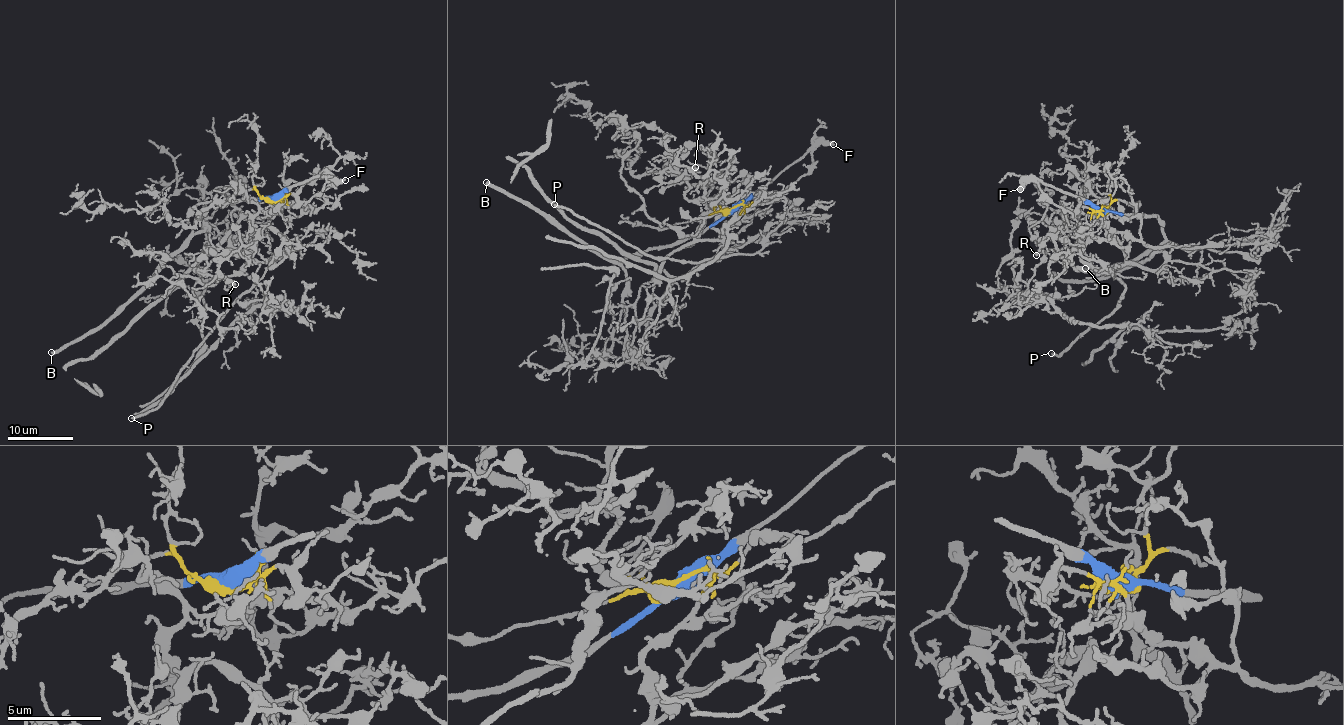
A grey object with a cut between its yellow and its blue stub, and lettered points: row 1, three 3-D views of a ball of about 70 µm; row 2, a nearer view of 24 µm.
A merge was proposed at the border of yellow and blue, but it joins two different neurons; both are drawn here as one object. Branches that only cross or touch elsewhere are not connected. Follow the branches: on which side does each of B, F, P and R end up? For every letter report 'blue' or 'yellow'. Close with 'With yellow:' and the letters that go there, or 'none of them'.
B: blue
F: blue
P: yellow
R: yellow
With yellow: P, R

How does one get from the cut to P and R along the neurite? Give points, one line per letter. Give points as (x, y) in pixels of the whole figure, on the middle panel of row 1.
P: (729, 209), (744, 207), (719, 259), (653, 278), (675, 251), (721, 243), (695, 264), (662, 260), (554, 204)
R: (729, 209), (744, 207), (719, 259), (653, 278), (741, 214), (661, 177), (695, 167)

